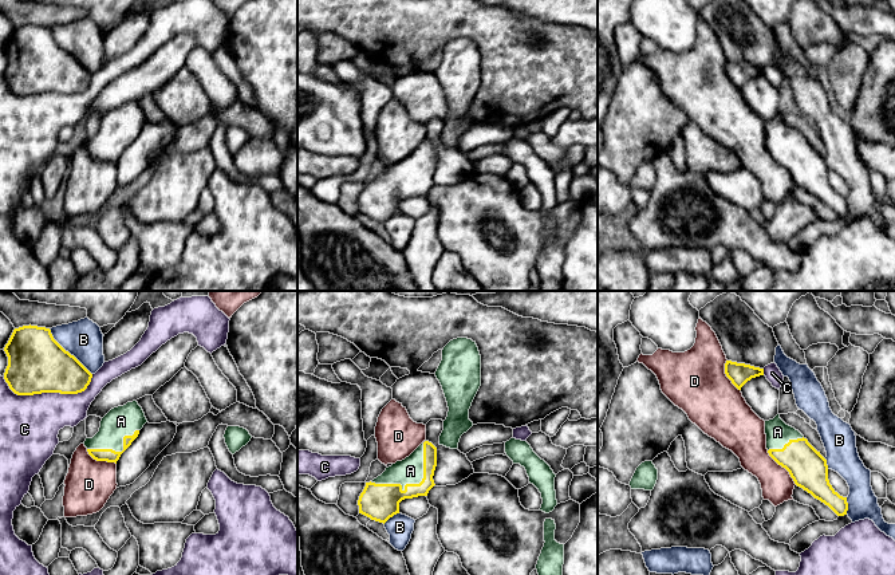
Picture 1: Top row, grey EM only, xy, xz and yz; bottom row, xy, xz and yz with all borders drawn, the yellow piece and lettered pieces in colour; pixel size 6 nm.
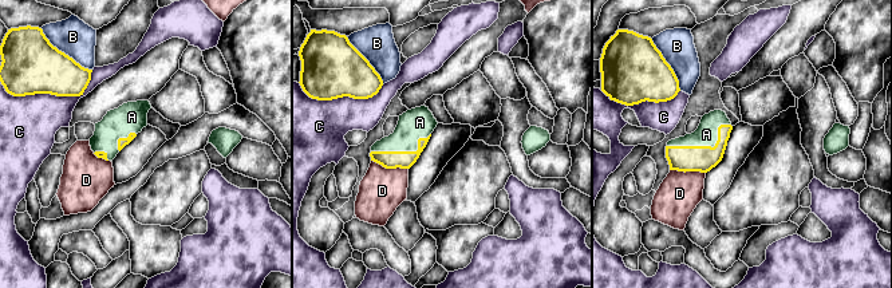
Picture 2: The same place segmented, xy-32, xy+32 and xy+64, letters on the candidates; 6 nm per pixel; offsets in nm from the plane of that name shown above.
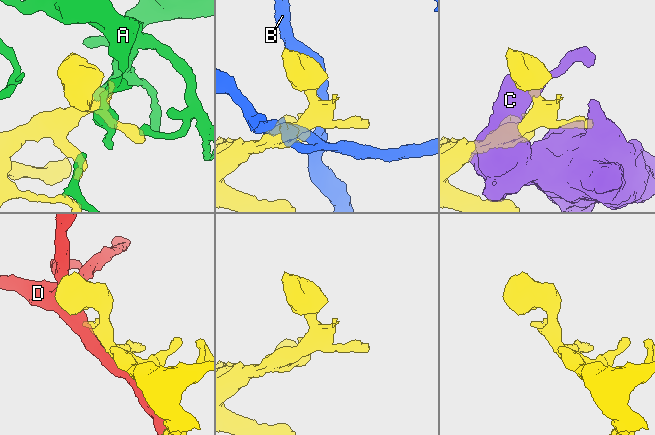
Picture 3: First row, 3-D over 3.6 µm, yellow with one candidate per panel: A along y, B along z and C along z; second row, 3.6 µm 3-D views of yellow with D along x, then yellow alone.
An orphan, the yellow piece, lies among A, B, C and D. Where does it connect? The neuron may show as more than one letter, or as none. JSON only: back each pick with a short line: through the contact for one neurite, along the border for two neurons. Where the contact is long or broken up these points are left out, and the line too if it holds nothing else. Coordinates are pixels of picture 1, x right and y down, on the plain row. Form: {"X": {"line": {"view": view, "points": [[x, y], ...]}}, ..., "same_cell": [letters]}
{"same_cell": ["A"]}

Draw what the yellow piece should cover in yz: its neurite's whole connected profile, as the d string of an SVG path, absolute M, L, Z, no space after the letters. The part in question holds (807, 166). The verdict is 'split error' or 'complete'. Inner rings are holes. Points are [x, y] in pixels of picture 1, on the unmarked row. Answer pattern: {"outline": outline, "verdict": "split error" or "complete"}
{"outline": "M777 114L765 121L765 134L769 155L789 172L797 186L828 205L837 216L847 214L847 197L840 196L829 184L827 159L799 130Z", "verdict": "split error"}

